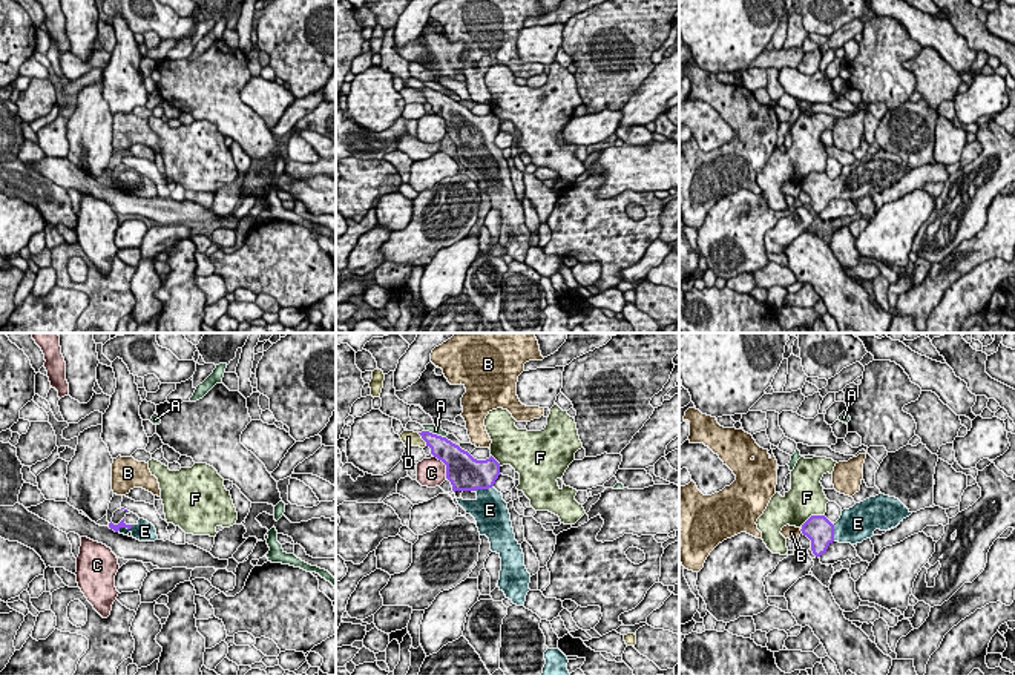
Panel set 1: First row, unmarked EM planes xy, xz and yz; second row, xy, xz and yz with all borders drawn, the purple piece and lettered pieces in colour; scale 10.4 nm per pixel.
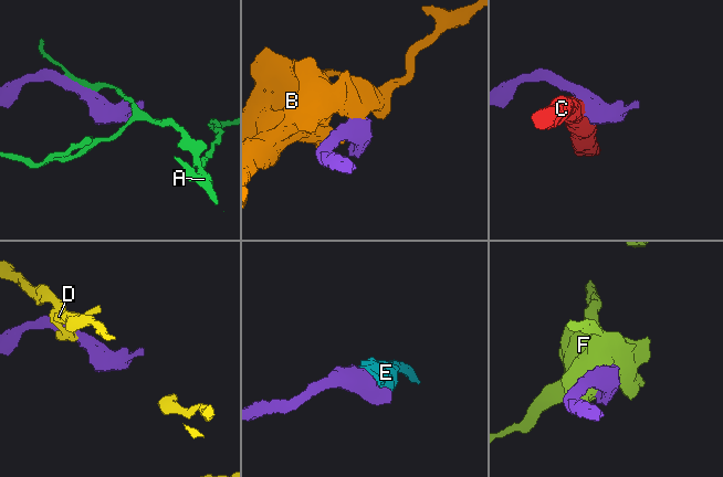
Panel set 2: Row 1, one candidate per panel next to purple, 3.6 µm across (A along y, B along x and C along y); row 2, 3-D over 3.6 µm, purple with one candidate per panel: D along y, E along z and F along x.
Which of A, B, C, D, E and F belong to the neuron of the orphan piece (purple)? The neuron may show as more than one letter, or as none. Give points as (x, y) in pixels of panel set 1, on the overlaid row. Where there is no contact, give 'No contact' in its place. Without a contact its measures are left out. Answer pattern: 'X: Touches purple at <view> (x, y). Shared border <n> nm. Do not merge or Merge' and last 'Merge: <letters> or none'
A: Touches purple at xz (436, 434). Shared border 240 nm. Do not merge
B: Touches purple at yz (801, 530). Shared border 60 nm. Do not merge
C: Touches purple at xz (446, 467). Shared border 280 nm. Do not merge
D: Touches purple at xz (422, 437). Shared border 180 nm. Do not merge
E: Touches purple at xz (483, 488). Shared border 220 nm. Merge
F: Touches purple at yz (811, 516). Shared border 280 nm. Do not merge
Merge: E

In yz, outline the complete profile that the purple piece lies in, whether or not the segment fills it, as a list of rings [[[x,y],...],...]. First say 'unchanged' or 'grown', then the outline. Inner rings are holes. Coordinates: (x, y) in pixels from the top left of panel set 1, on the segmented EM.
grown | [[[879,494],[843,509],[836,523],[825,515],[811,515],[800,531],[811,540],[813,554],[820,557],[833,542],[862,543],[871,538],[875,529],[895,528],[911,514],[898,499]]]

